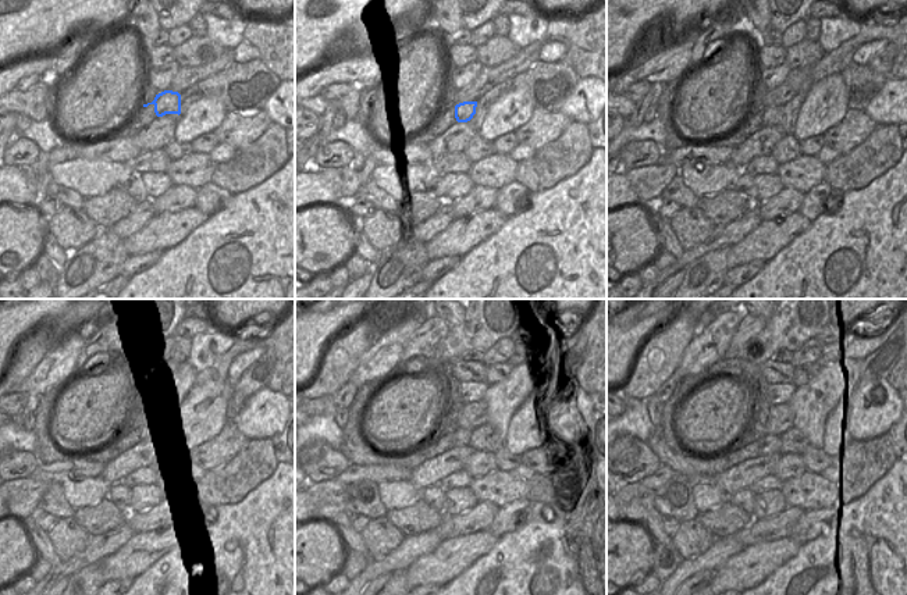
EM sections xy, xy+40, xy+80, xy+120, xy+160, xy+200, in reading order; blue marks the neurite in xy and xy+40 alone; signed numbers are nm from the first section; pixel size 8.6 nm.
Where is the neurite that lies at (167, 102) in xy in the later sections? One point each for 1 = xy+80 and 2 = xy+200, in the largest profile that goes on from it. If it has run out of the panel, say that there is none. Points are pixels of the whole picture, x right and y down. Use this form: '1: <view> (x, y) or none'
1: xy+80 (772, 116)
2: xy+200 (769, 444)

